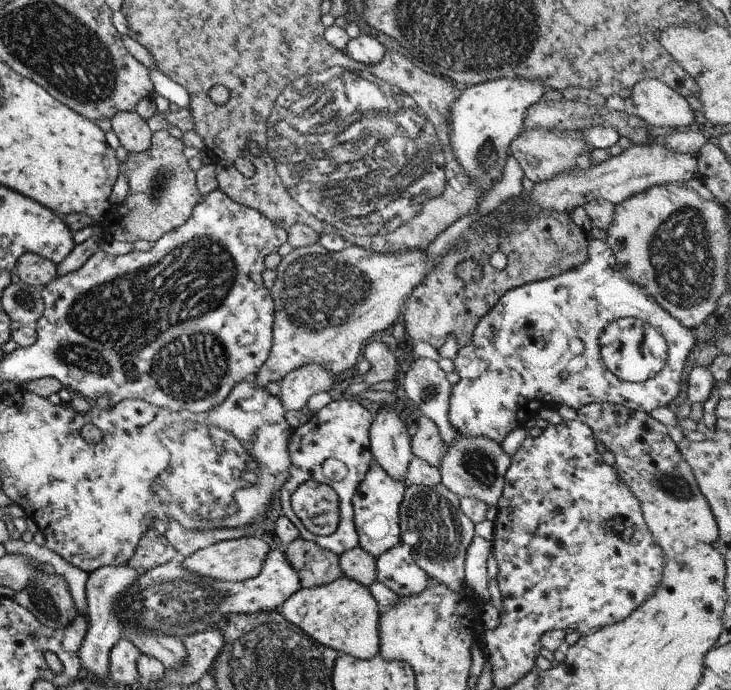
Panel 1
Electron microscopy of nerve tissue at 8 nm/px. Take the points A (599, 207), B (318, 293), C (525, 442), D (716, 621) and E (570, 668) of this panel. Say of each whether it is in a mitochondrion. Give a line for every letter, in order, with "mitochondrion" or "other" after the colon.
A: other
B: mitochondrion
C: other
D: other
E: other

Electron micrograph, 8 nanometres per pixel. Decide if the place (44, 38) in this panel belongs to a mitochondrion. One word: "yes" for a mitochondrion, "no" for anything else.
yes

